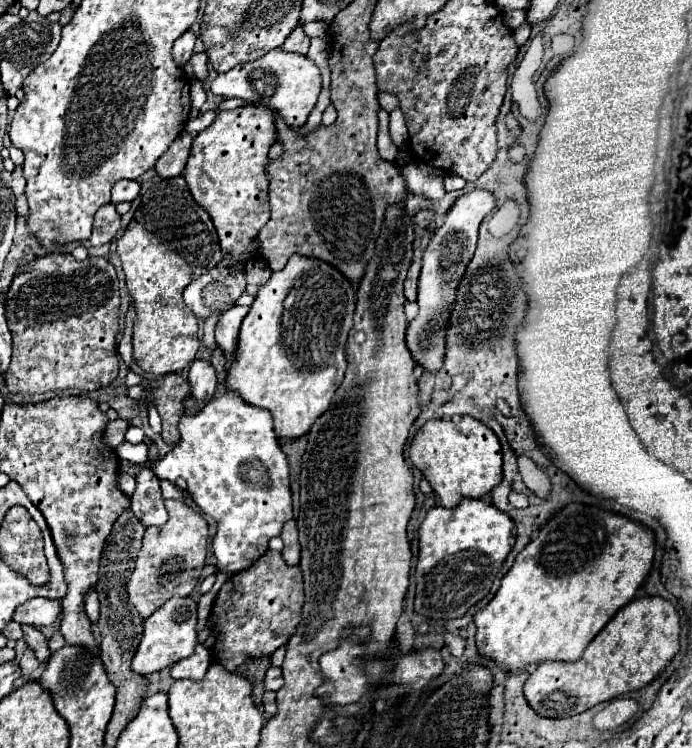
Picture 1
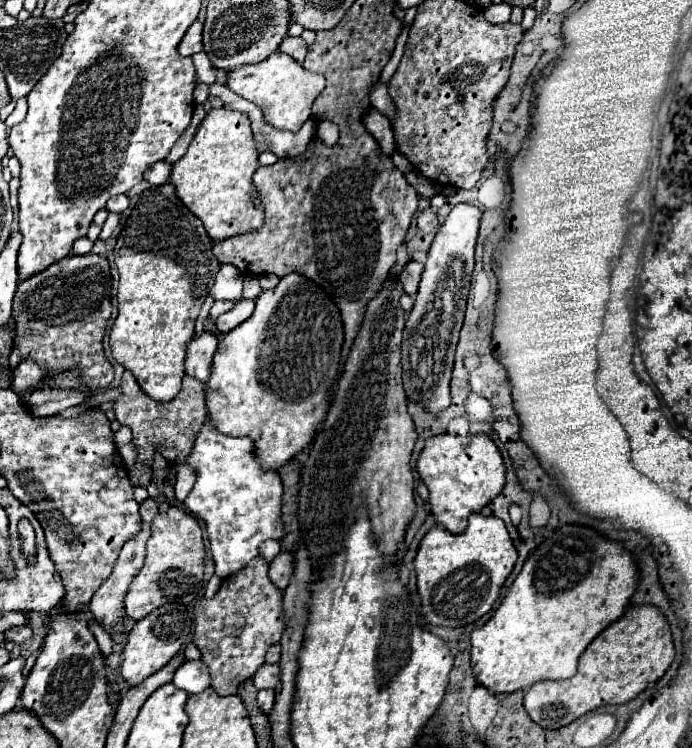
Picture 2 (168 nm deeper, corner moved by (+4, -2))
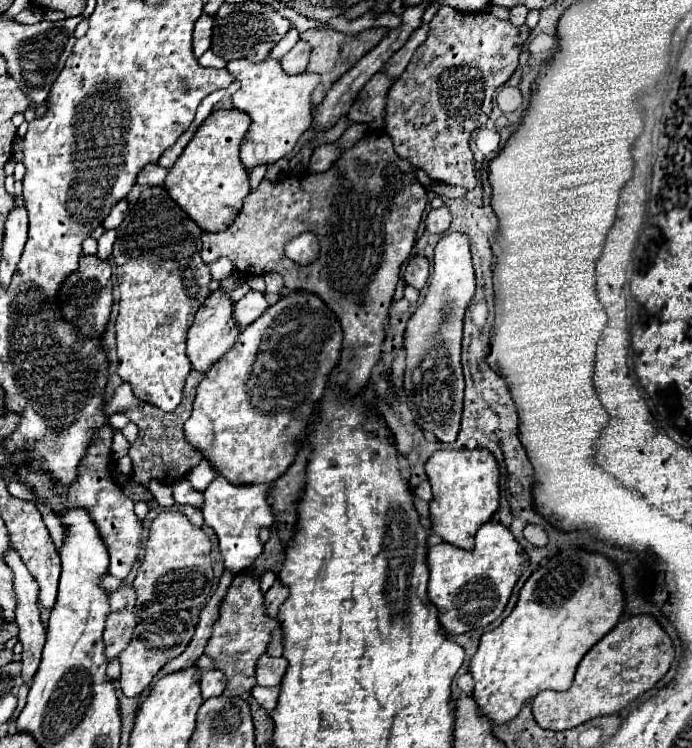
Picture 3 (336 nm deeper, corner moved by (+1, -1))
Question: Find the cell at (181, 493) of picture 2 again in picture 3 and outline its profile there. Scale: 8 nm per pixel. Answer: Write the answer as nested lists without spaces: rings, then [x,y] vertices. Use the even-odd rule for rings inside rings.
[[[203,460],[199,466],[191,468],[191,472],[187,472],[187,480],[199,492],[205,490],[213,478],[215,478],[215,470],[213,470],[213,466],[207,460]]]

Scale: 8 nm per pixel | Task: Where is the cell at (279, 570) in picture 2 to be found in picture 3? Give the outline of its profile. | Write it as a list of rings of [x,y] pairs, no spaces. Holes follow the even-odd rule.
[[[279,580],[267,590],[265,602],[267,602],[267,614],[269,614],[271,618],[277,616],[277,610],[279,610],[279,606],[287,600],[287,596],[289,596],[289,588],[287,588],[287,584],[283,584],[283,582],[279,582]]]

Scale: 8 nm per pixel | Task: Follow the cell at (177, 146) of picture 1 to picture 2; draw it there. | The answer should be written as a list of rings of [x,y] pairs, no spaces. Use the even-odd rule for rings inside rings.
[[[156,163],[156,167],[150,167],[146,173],[144,173],[144,179],[150,183],[150,185],[162,185],[170,179],[170,169],[172,165],[170,163]]]

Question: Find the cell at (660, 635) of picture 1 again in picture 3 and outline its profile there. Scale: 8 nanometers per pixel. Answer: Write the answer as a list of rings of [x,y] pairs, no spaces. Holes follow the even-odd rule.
[[[649,614],[627,616],[585,654],[585,658],[577,666],[575,682],[567,692],[545,690],[545,692],[539,692],[533,698],[533,716],[535,716],[535,720],[537,720],[537,724],[541,728],[561,732],[561,730],[569,730],[569,728],[579,726],[579,724],[583,724],[583,722],[587,722],[591,718],[597,718],[597,716],[615,714],[621,708],[625,708],[629,702],[639,698],[643,692],[651,690],[667,674],[673,658],[675,658],[673,642],[671,642],[667,632],[661,628],[661,624],[653,616],[649,616]]]

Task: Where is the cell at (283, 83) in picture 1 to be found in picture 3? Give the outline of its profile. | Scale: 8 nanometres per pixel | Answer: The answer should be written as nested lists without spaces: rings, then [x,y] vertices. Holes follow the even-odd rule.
[[[243,58],[241,60],[231,60],[231,62],[227,62],[227,70],[229,70],[229,74],[233,74],[241,82],[241,88],[231,96],[233,108],[243,110],[251,116],[251,128],[249,128],[245,140],[243,140],[243,146],[241,146],[243,166],[247,170],[251,170],[257,164],[271,164],[271,162],[281,160],[283,156],[287,156],[293,150],[299,136],[311,126],[311,108],[313,108],[311,94],[319,84],[319,74],[303,72],[303,74],[291,76],[281,68],[281,62],[273,60],[273,58],[267,58],[265,62],[259,62],[259,64],[251,64]]]

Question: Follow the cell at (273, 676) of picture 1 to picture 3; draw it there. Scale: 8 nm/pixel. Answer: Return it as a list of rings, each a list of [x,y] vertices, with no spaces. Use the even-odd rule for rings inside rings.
[[[263,654],[257,662],[257,686],[279,686],[287,670],[285,658],[273,658]]]

